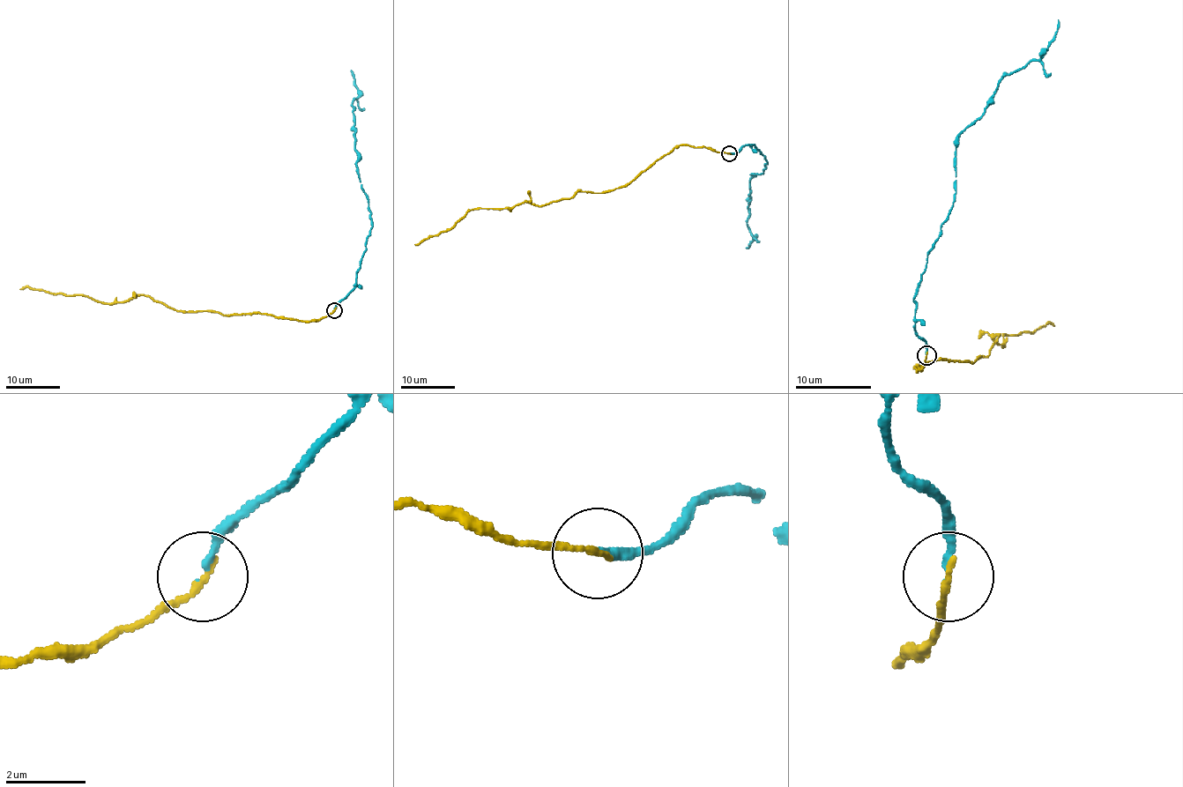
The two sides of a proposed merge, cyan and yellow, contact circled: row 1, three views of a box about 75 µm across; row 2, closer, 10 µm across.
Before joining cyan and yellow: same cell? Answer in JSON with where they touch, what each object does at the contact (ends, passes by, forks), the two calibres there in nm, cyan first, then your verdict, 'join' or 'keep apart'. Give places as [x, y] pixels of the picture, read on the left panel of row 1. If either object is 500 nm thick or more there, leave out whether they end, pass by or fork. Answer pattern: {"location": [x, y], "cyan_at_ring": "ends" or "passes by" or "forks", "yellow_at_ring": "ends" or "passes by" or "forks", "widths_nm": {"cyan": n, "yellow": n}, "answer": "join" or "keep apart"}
{"location": [334, 310], "cyan_at_ring": "ends", "yellow_at_ring": "ends", "widths_nm": {"cyan": 110, "yellow": 180}, "answer": "keep apart"}

